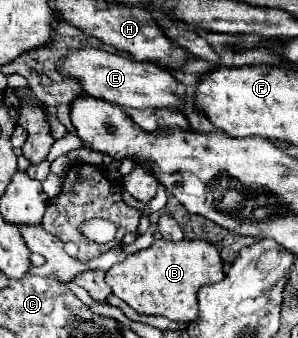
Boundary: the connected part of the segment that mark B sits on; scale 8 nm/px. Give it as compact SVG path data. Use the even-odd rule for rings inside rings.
M155 240L147 250L131 254L125 262L107 270L107 284L113 294L145 316L165 316L175 322L197 320L197 292L205 284L225 278L217 248L205 240Z

